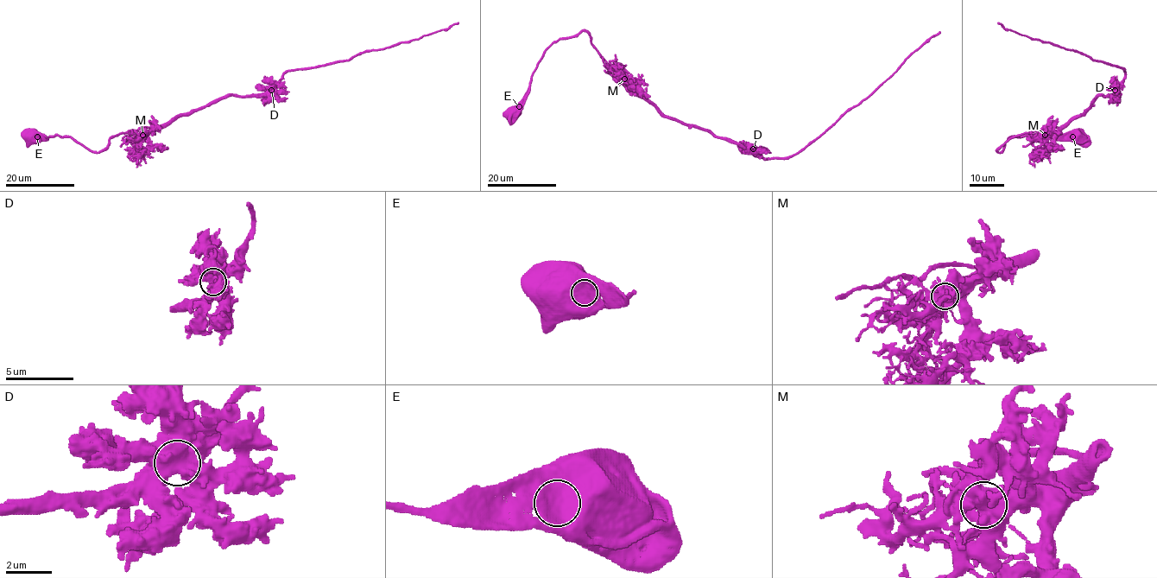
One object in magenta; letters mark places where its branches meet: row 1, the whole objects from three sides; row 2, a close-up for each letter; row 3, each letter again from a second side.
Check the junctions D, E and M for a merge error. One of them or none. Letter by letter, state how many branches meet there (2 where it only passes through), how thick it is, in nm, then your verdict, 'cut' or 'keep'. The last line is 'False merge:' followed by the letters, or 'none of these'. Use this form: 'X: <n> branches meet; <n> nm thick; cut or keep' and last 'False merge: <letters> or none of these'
D: 2 branches meet; 750 nm thick; keep
E: 2 branches meet; 800 nm thick; keep
M: 2 branches meet; 750 nm thick; keep
False merge: none of these

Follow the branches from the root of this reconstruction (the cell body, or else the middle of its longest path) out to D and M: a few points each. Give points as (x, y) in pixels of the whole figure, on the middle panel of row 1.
D: (513, 110), (527, 91), (543, 53), (559, 39), (584, 30), (616, 77), (665, 116), (753, 149)
M: (513, 110), (527, 91), (543, 53), (559, 39), (583, 30), (606, 64), (614, 72), (622, 73), (624, 79)

